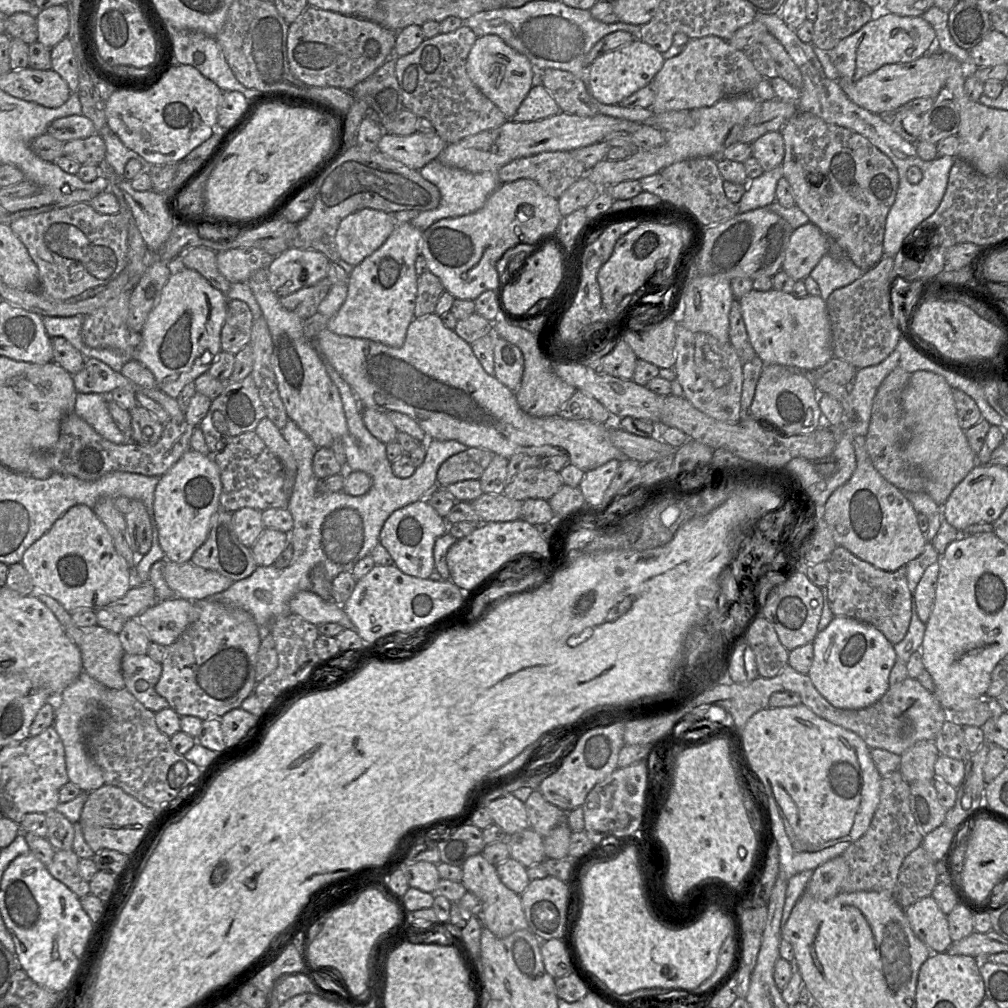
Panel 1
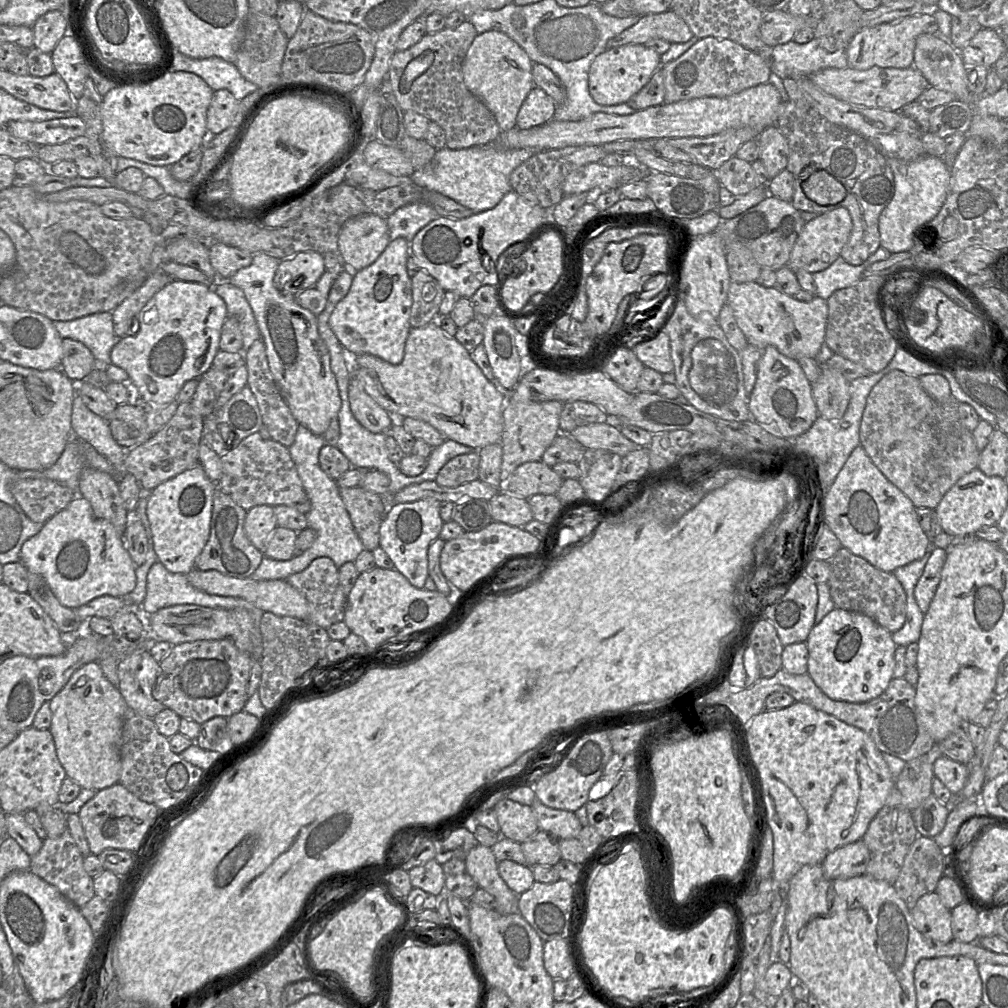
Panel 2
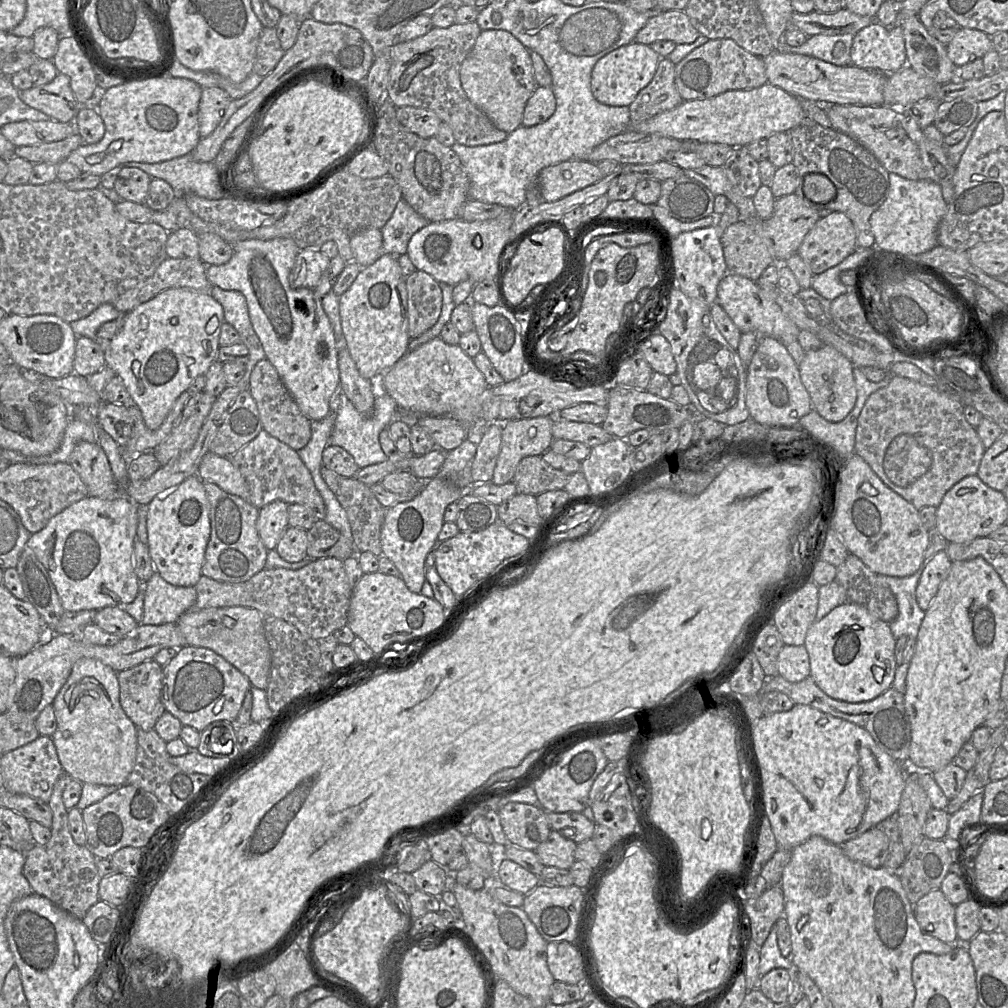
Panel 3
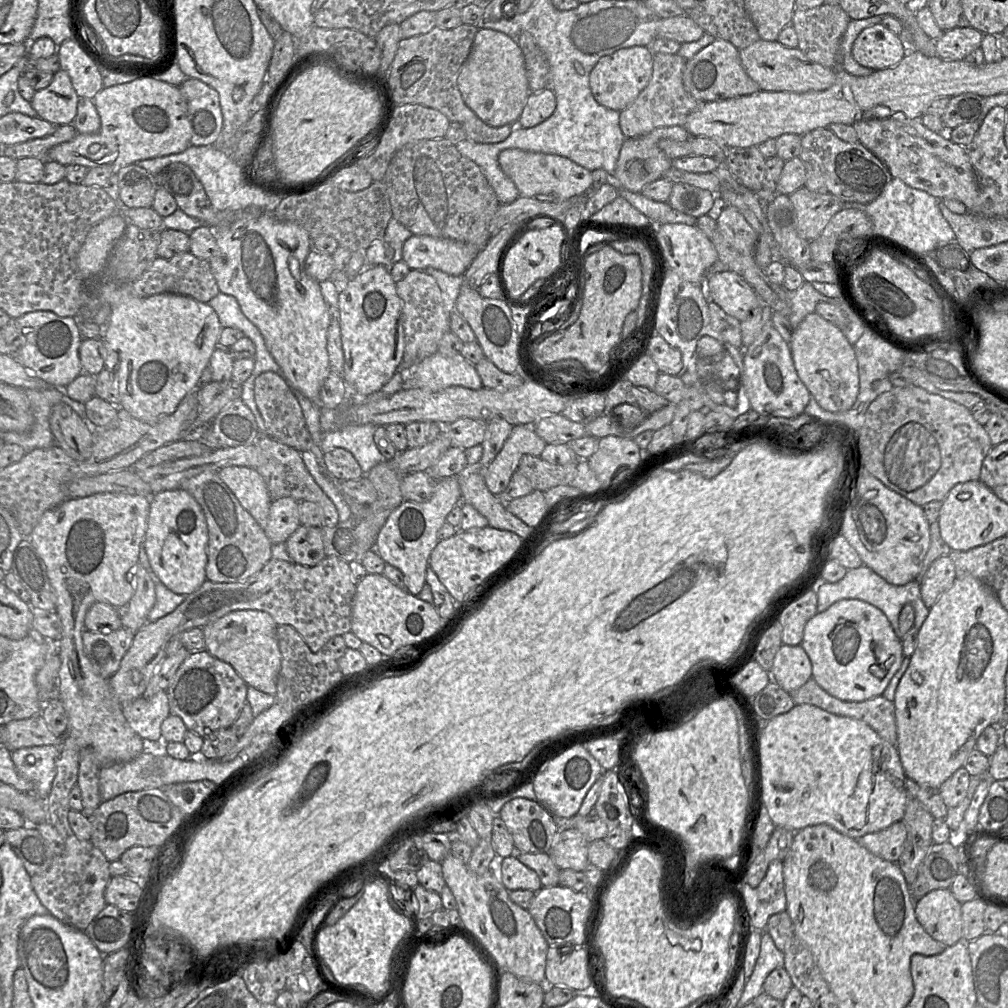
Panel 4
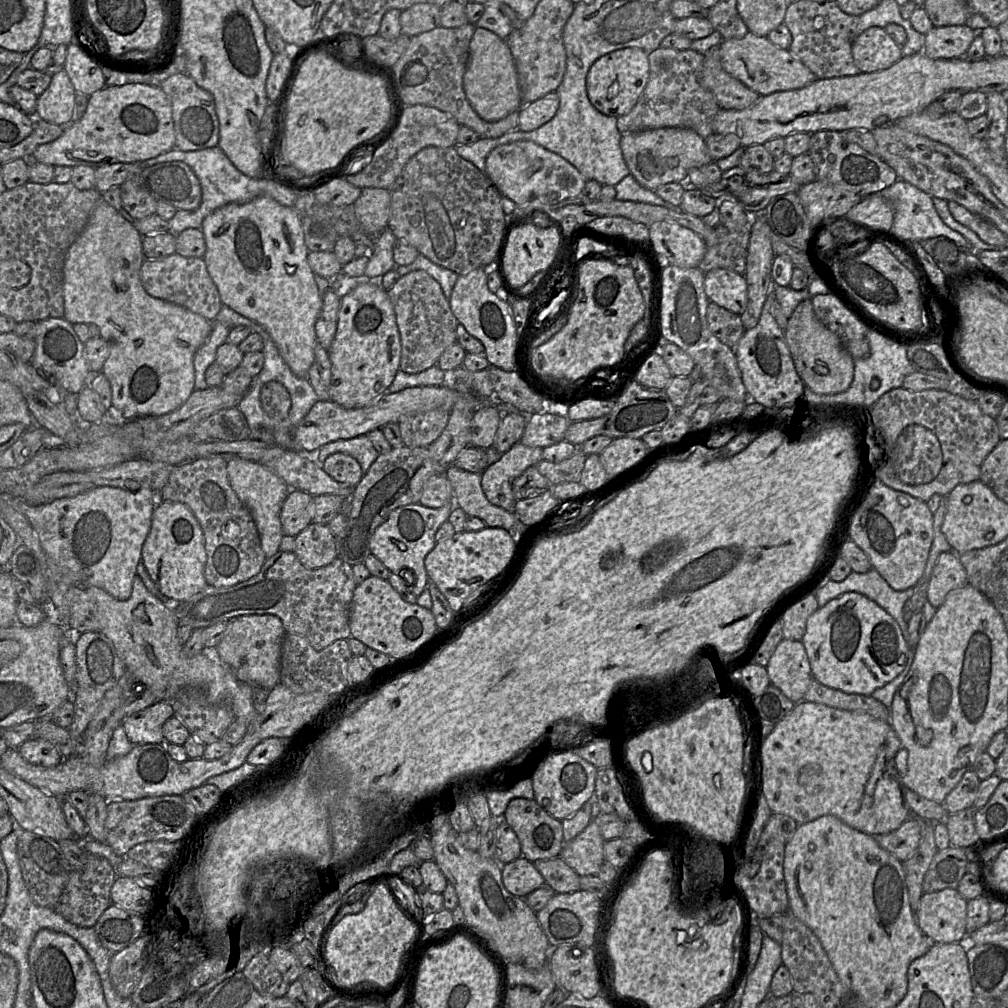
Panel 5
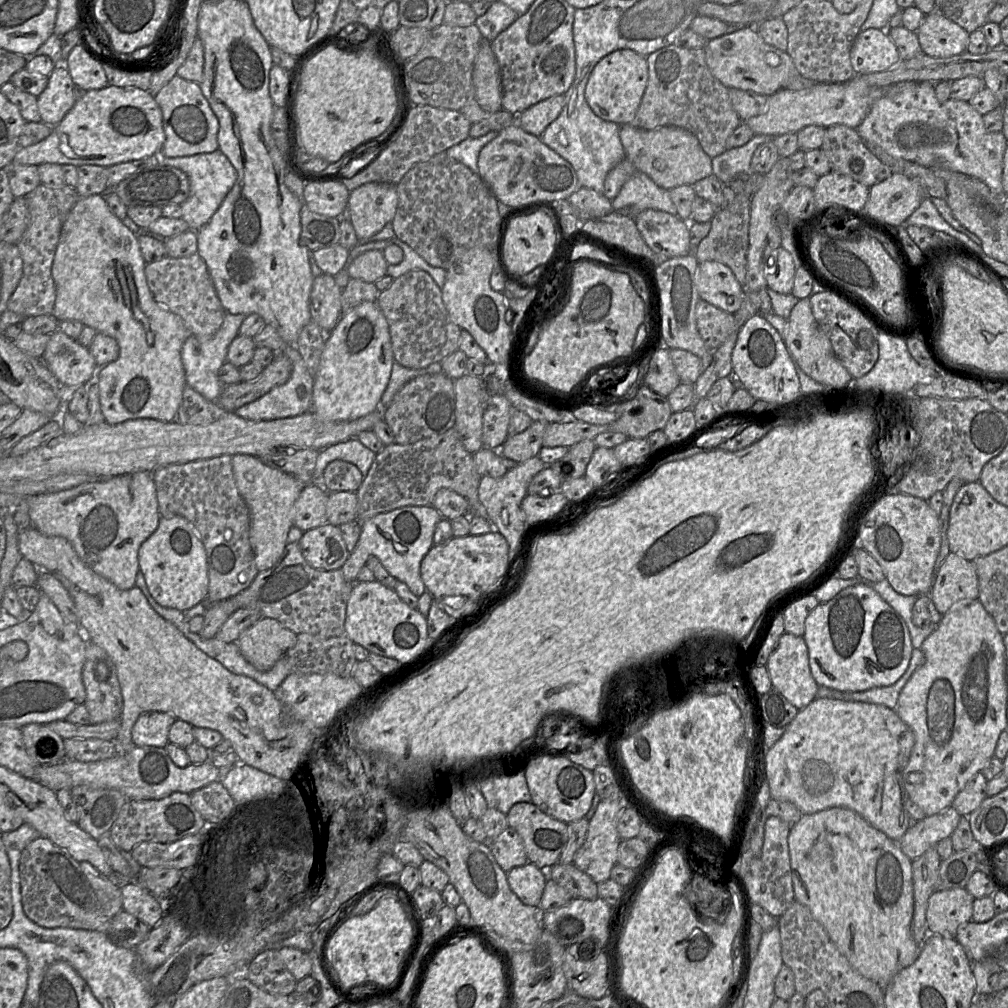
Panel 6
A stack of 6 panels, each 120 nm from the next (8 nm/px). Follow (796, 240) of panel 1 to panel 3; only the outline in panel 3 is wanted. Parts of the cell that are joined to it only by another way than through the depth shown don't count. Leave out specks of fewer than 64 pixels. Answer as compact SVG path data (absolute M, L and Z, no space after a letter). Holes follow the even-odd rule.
M834 211L816 222L797 253L816 275L838 265L856 249L852 221L844 213Z

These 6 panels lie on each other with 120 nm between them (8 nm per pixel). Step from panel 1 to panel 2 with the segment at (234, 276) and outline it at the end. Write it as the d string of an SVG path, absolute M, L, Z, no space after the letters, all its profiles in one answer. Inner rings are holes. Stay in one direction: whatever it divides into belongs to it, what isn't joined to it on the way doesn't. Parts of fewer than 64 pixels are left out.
M214 243L209 248L210 263L222 279L229 279L240 269L248 267L253 256L254 254L249 251L223 243Z

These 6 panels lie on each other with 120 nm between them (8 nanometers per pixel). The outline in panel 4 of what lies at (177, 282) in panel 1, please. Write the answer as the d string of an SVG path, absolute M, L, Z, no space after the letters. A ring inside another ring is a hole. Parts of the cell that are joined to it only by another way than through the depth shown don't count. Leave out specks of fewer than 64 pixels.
M108 283L99 291L98 301L100 301L100 303L109 304L111 308L110 321L105 331L102 332L102 339L106 349L105 367L115 378L120 397L120 408L127 411L136 419L149 423L154 423L162 417L174 413L185 396L191 391L198 389L200 376L203 370L209 366L211 355L218 347L219 337L223 327L220 324L219 317L215 310L209 303L203 303L192 297L173 293L161 293L149 297L139 297L134 293L132 283Z

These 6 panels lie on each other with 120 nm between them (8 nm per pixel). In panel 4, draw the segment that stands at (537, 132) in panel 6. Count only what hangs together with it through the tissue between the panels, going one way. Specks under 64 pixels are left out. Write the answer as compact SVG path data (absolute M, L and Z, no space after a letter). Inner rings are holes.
M550 87L531 92L517 121L518 126L534 127L548 119L556 109L556 96Z

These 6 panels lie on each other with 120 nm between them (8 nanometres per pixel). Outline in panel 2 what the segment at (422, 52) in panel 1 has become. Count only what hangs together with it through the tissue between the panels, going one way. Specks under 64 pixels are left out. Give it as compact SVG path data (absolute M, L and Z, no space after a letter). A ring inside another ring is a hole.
M469 21L456 28L444 27L441 31L426 33L410 48L396 51L389 62L387 78L403 112L412 110L437 123L445 132L446 147L452 150L492 143L502 132L491 111L467 89L463 81L462 64L477 34Z

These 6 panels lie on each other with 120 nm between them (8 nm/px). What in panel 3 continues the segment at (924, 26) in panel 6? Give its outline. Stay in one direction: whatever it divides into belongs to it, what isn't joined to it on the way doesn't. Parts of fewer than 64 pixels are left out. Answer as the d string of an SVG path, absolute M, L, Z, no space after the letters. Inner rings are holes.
M959 27L952 41L946 45L947 53L956 67L961 67L994 48L992 38L985 32Z

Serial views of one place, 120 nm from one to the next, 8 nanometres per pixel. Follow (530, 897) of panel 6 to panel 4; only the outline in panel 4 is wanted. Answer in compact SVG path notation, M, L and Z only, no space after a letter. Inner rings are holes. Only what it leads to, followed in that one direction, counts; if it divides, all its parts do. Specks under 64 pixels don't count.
M516 855L503 858L501 881L508 891L523 889L538 892L542 888L536 872L521 863Z

